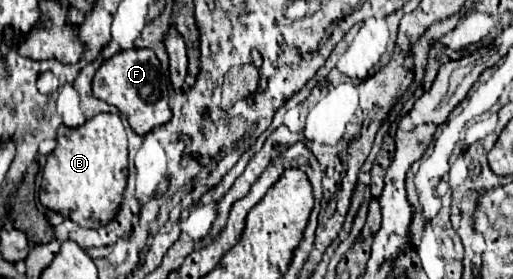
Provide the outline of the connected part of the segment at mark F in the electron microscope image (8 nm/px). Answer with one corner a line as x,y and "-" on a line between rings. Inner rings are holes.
149,48
121,50
109,60
103,60
93,76
93,96
117,106
119,112
127,116
129,126
141,136
151,132
155,126
167,124
173,116
169,108
167,76
161,70
161,62

